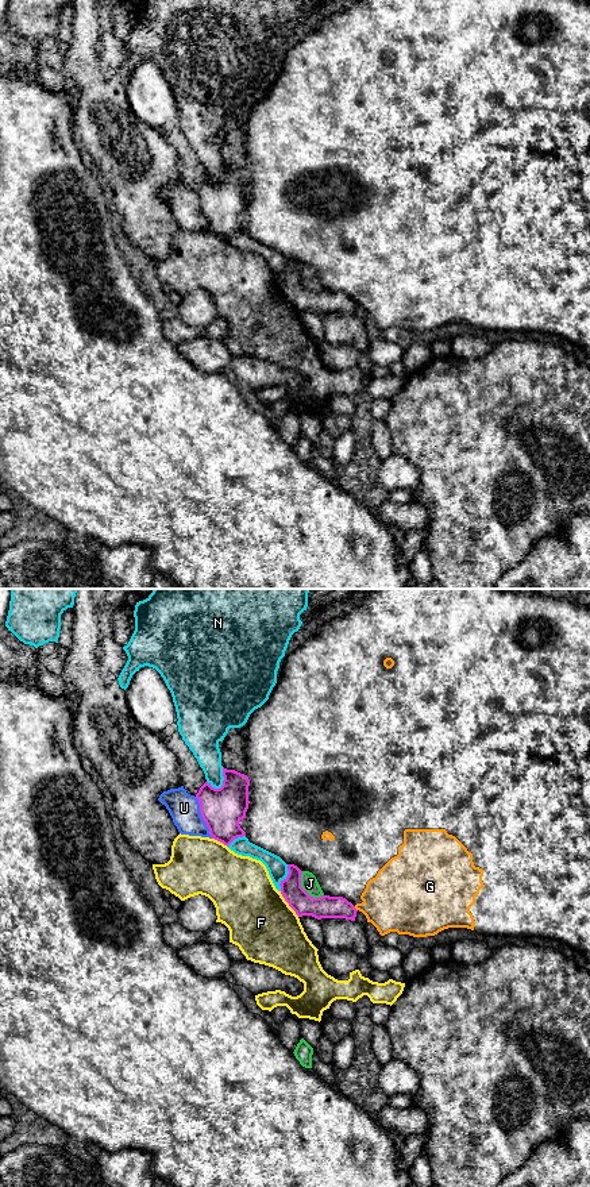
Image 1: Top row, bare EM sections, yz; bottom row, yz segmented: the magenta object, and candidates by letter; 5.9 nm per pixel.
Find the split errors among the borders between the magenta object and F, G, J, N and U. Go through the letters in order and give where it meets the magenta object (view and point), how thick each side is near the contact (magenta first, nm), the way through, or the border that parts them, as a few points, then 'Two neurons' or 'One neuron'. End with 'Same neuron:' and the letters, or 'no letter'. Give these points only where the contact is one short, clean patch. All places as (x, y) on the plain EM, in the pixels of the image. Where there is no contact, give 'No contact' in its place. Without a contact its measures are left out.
F: Touches magenta at yz (288, 297). Thickness 140 nm (magenta) against 400 nm. Two neurons
G: Touches magenta at yz (355, 304). Thickness 140 nm (magenta) against 380 nm. Boundary: yz (354, 301), (357, 305). Two neurons
J: Touches magenta at yz (304, 285). Thickness 140 nm (magenta) against 100 nm. Two neurons
N: Touches magenta at yz (224, 174). Thickness 260 nm (magenta) against 180 nm. Two neurons
U: Touches magenta at yz (201, 211). Thickness 260 nm (magenta) against 180 nm. Two neurons
Same neuron: no letter

